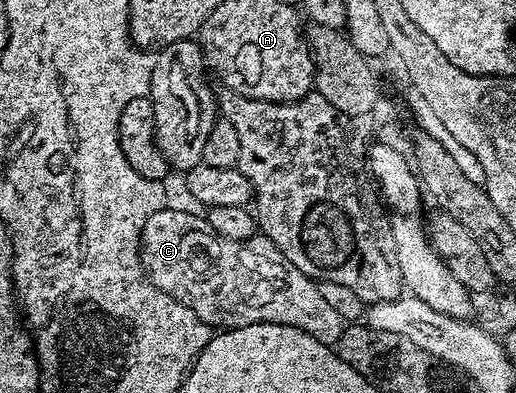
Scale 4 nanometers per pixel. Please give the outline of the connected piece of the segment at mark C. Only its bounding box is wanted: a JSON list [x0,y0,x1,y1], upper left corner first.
[138,206,346,346]

